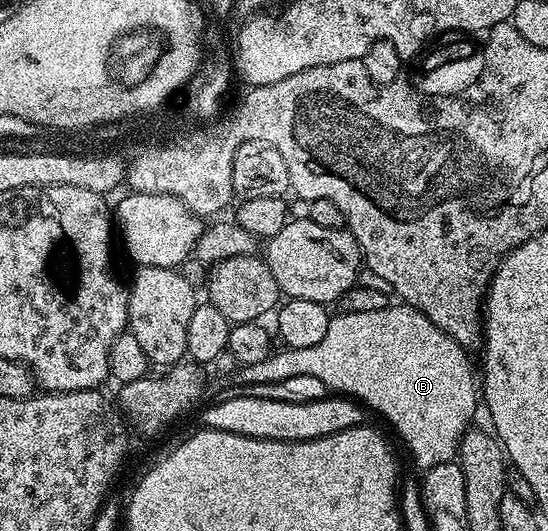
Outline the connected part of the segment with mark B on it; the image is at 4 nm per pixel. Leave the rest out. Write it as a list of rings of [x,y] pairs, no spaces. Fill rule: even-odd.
[[[403,302],[395,303],[390,305],[389,308],[364,308],[361,312],[344,312],[341,316],[333,315],[326,326],[326,335],[318,342],[314,342],[314,346],[281,347],[281,352],[280,349],[273,351],[272,355],[262,358],[262,362],[237,367],[234,372],[234,376],[237,376],[235,379],[241,384],[254,384],[282,382],[283,379],[295,378],[299,375],[318,378],[333,393],[343,394],[345,397],[359,402],[365,409],[371,410],[373,408],[378,415],[385,416],[392,423],[393,430],[404,439],[409,454],[416,459],[416,464],[420,467],[420,470],[427,470],[439,464],[455,461],[460,451],[460,439],[473,423],[472,415],[476,412],[476,404],[478,408],[478,380],[477,377],[476,380],[472,377],[472,364],[468,361],[469,353],[462,346],[458,346],[458,342],[454,342],[454,338],[450,338],[450,334],[438,330],[438,326],[434,326],[434,322],[430,322],[430,318],[422,315],[417,308],[410,308]]]

